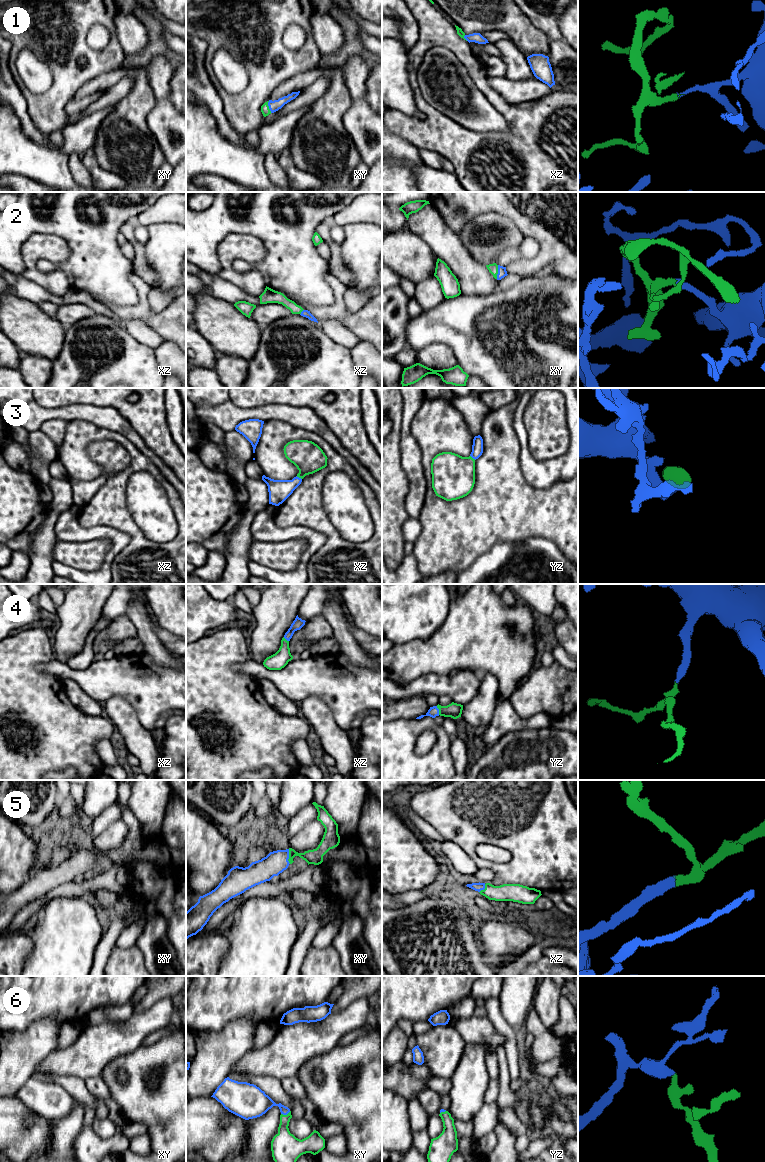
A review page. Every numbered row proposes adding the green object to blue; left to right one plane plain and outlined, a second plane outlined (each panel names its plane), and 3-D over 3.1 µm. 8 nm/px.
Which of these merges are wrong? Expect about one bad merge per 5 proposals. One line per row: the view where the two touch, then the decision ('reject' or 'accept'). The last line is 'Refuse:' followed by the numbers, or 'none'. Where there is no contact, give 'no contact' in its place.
1: meets blue in xy; accept
2: meets blue in xy; accept
3: meets blue in xz; accept
4: meets blue in yz; accept
5: meets blue in xy; accept
6: meets blue in xy; accept
Refuse: none

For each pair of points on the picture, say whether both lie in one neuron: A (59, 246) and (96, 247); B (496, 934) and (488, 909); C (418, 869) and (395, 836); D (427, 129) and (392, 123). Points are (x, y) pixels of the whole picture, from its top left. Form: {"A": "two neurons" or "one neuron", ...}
{"A": "two neurons", "B": "two neurons", "C": "one neuron", "D": "one neuron"}

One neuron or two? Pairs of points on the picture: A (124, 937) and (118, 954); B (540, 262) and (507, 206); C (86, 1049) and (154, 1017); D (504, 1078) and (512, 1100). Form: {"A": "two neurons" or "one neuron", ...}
{"A": "two neurons", "B": "one neuron", "C": "one neuron", "D": "one neuron"}

